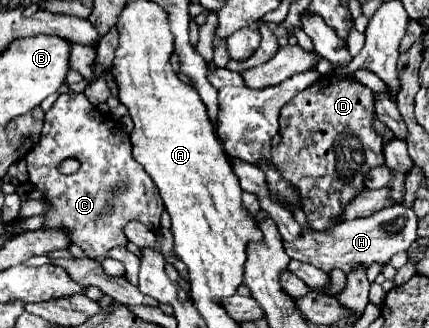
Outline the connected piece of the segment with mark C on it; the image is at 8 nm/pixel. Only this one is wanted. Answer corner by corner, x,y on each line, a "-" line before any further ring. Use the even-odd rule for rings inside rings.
68,92
58,96
46,112
38,144
34,144
24,160
28,164
28,182
50,204
50,210
42,214
42,228
62,228
70,242
80,246
88,258
96,260
106,256
114,246
126,246
124,226
130,220
142,222
152,232
160,230
164,202
156,184
134,160
128,134
122,126
92,106
84,94
-
66,158
80,162
80,168
70,176
58,172
60,162

